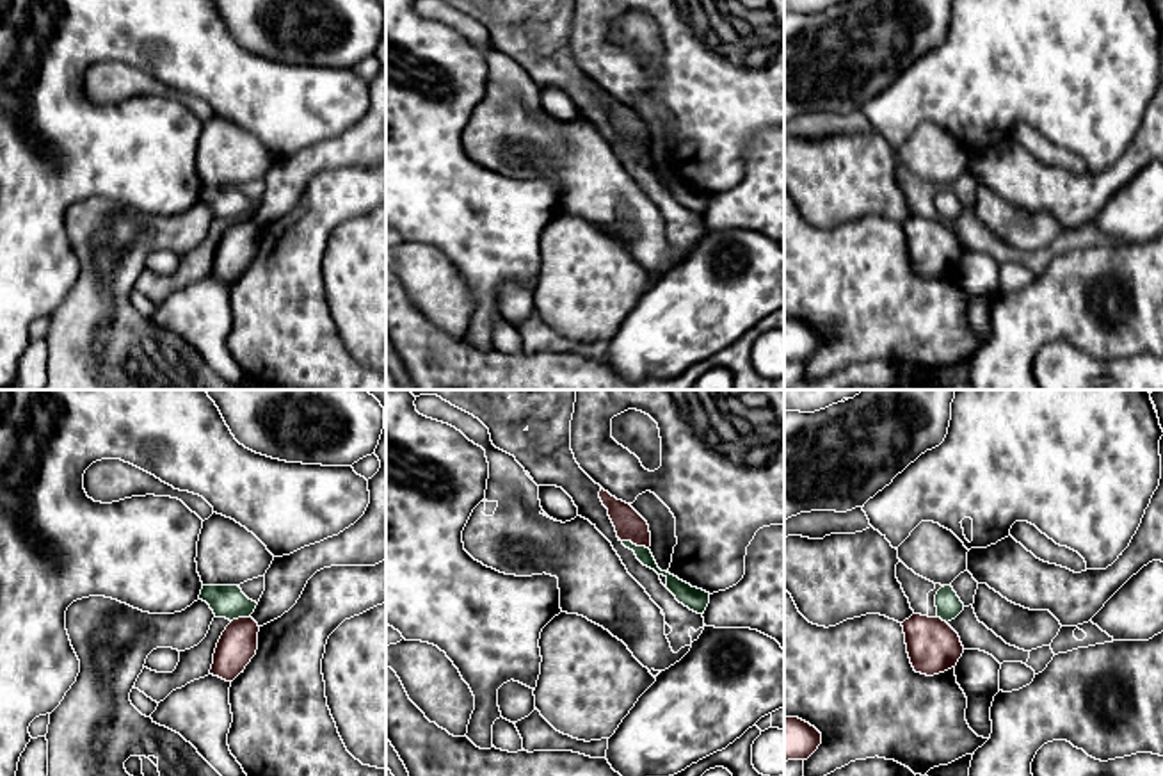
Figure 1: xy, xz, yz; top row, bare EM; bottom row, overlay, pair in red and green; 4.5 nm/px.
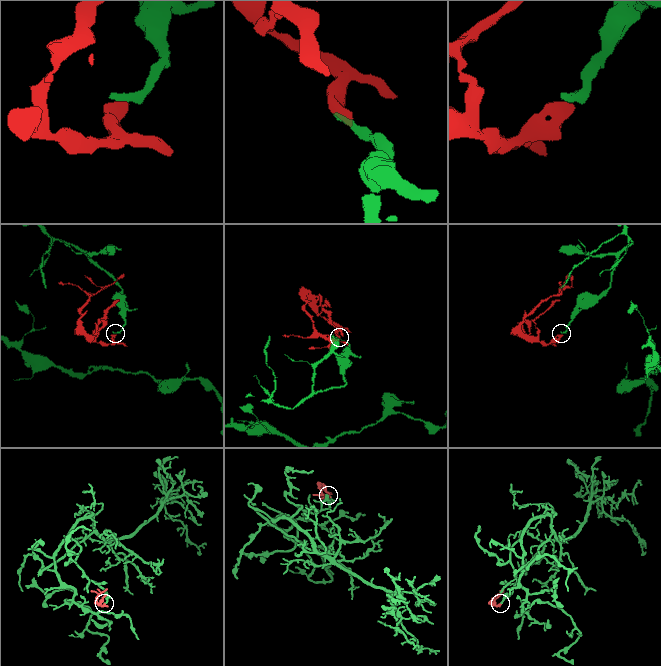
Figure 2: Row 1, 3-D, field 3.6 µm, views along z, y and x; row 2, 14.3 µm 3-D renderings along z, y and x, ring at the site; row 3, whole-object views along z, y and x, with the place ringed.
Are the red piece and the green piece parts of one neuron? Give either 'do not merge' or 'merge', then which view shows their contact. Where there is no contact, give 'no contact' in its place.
do not merge; meets red in xz

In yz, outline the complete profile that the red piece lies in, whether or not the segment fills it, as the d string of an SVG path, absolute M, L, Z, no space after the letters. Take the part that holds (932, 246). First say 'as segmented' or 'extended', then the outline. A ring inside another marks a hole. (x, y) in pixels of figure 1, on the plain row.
as segmented; M912 215L902 224L916 274L934 278L957 267L964 255L958 235L941 219Z

